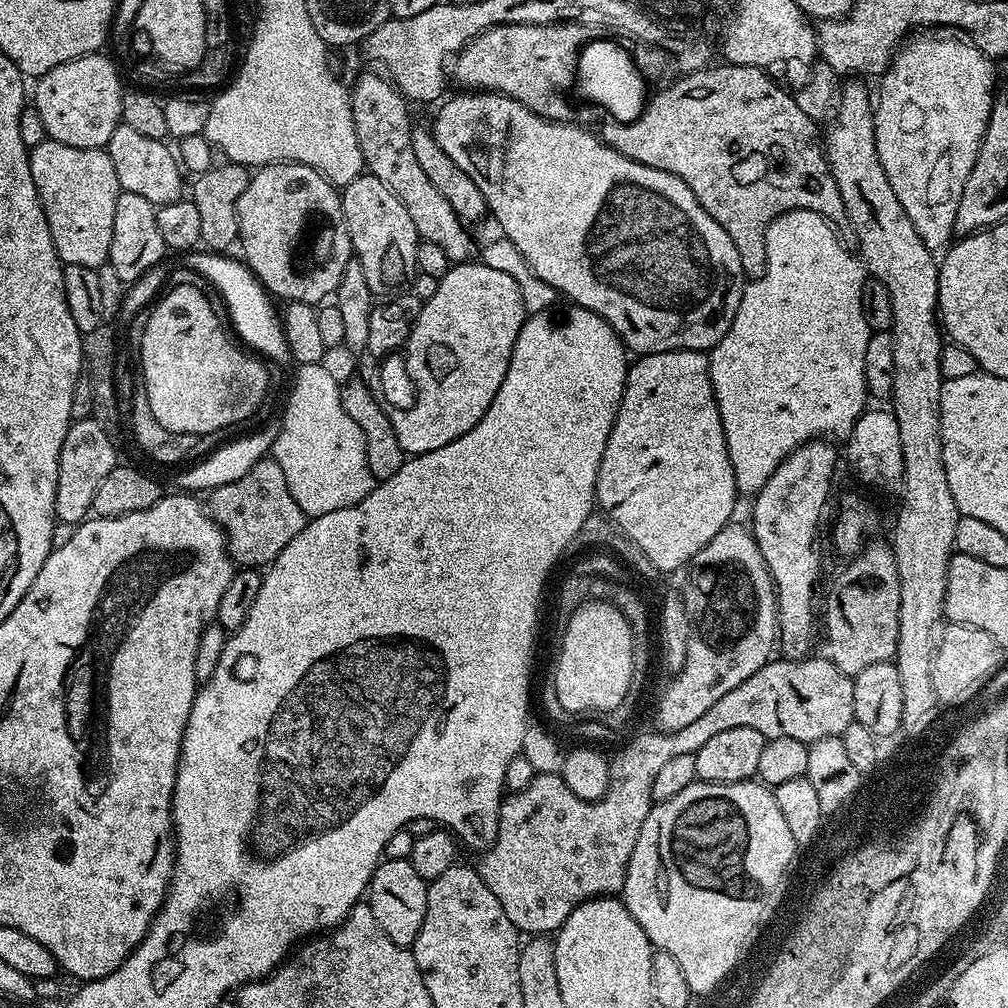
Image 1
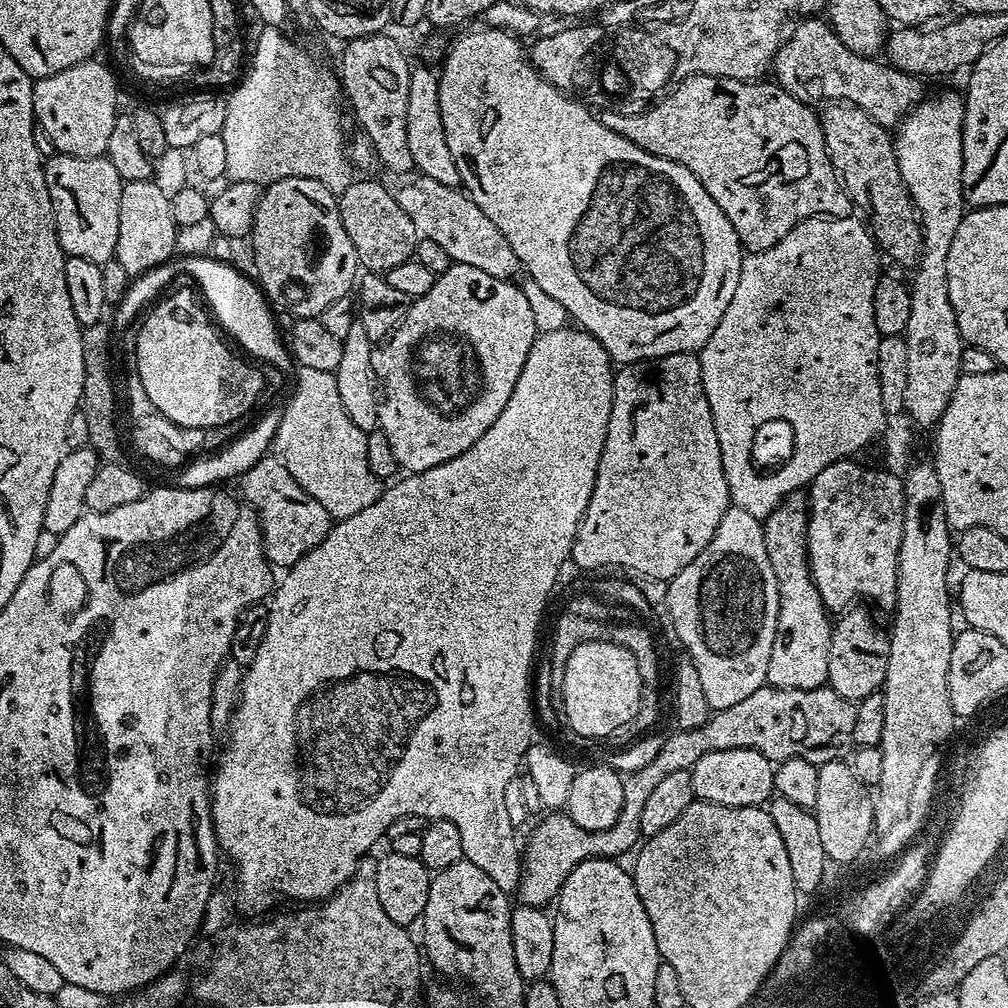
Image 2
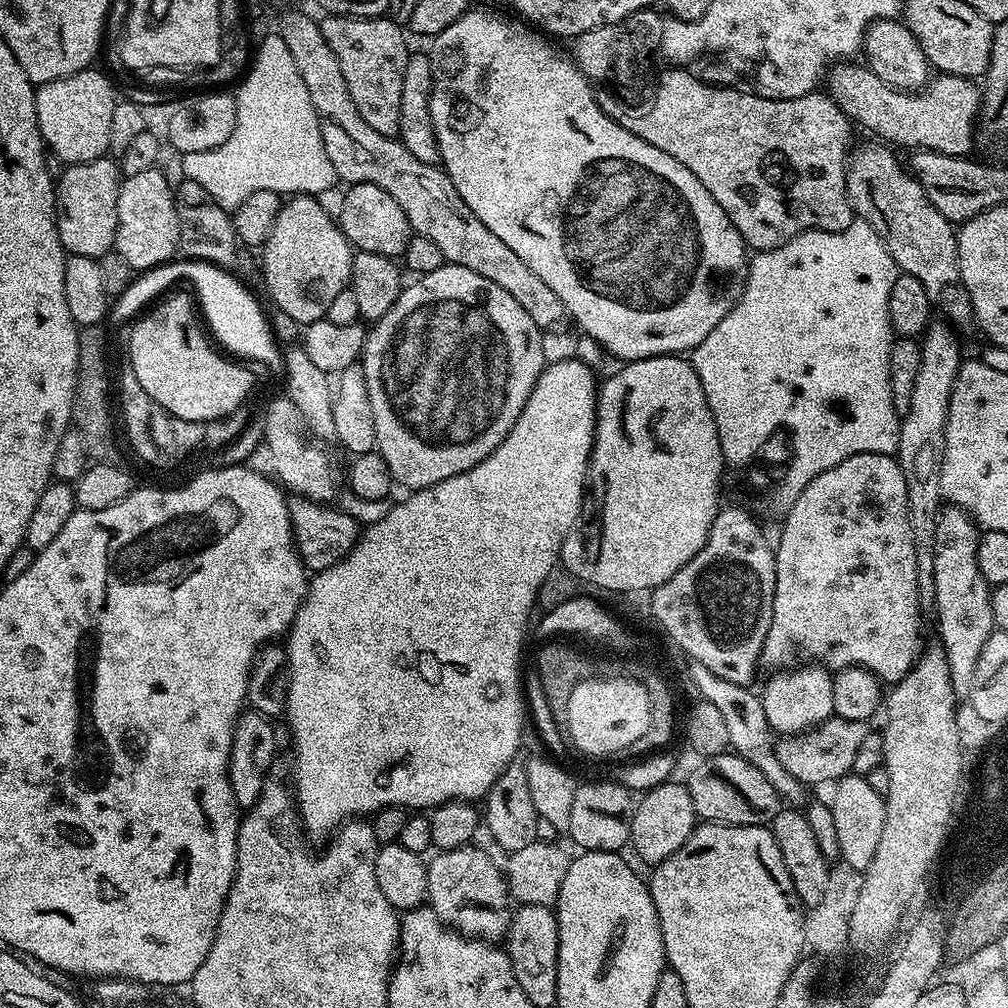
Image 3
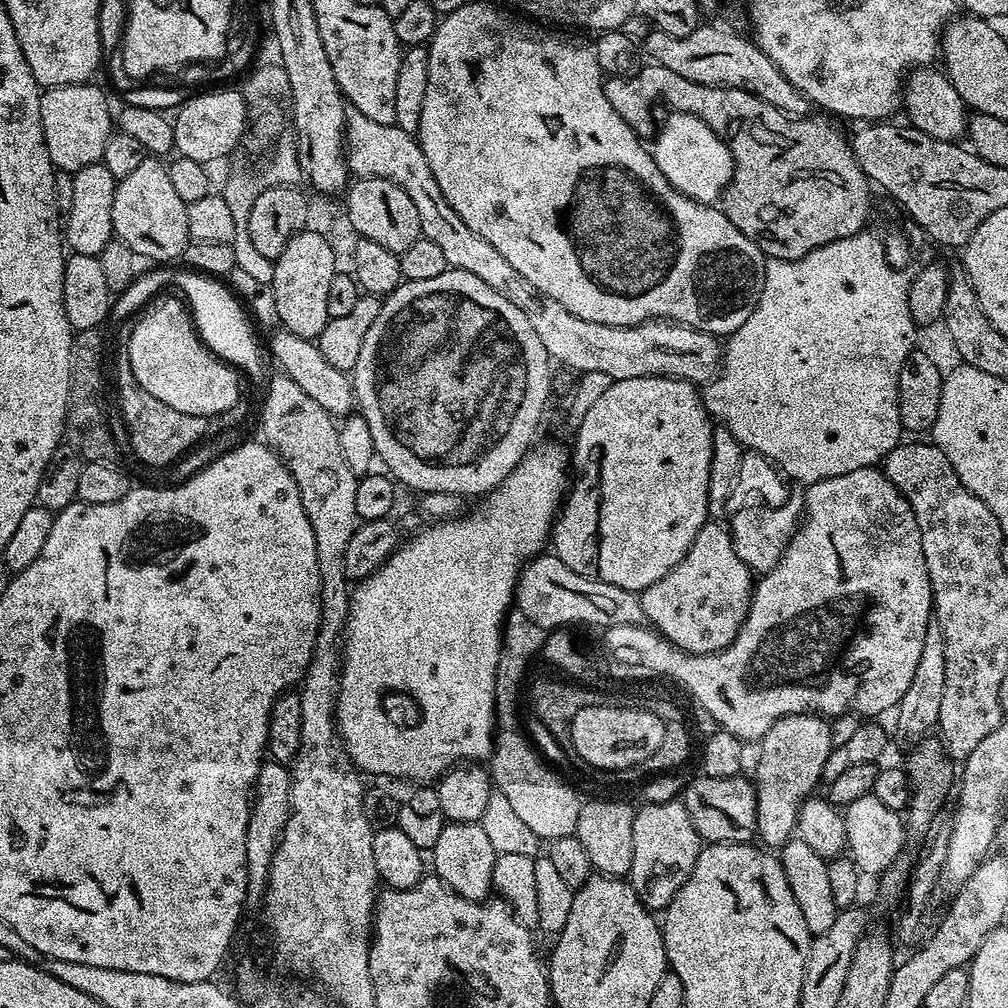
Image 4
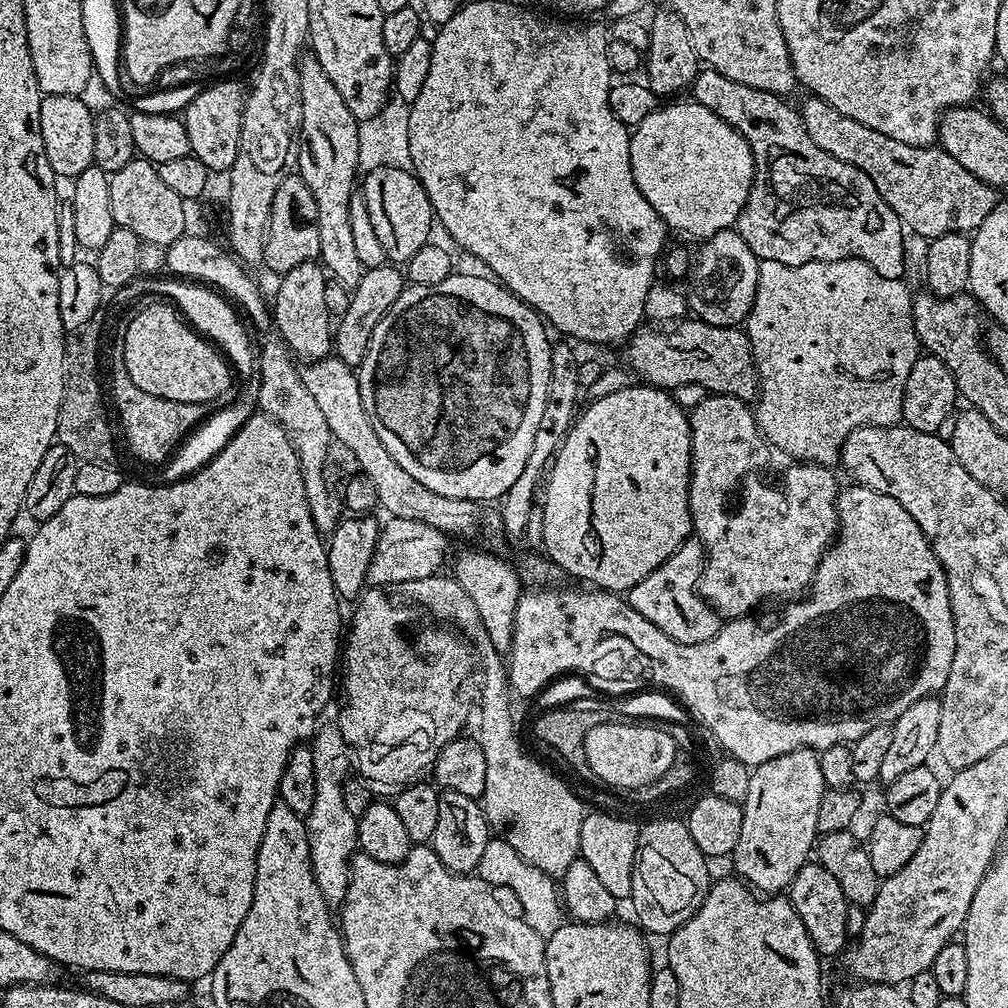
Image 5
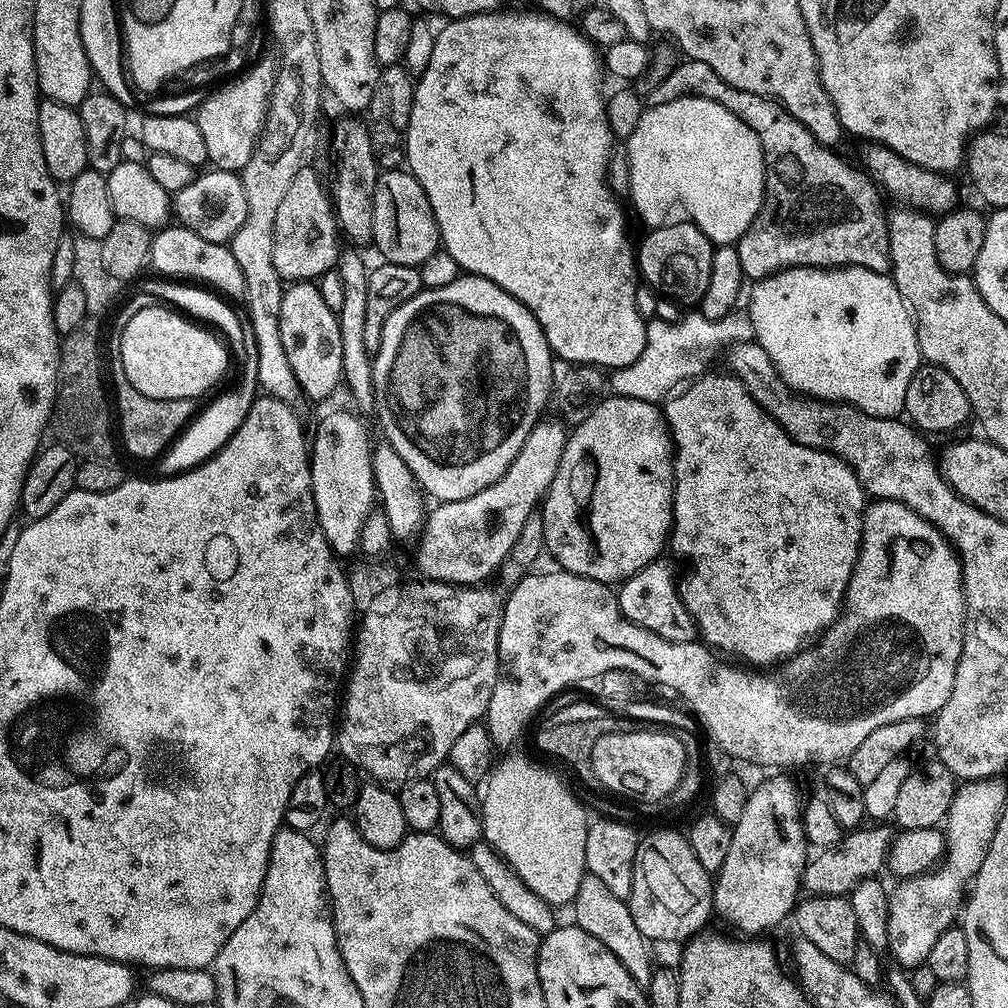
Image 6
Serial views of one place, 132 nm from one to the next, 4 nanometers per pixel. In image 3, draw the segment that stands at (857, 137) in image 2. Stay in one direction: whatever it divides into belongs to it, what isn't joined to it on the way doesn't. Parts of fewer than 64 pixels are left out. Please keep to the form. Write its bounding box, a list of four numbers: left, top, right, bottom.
[846,142,973,329]

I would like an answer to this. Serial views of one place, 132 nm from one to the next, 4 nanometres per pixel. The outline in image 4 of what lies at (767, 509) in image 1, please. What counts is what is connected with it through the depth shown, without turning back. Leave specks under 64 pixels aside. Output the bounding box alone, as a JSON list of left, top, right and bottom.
[756,712,834,850]

